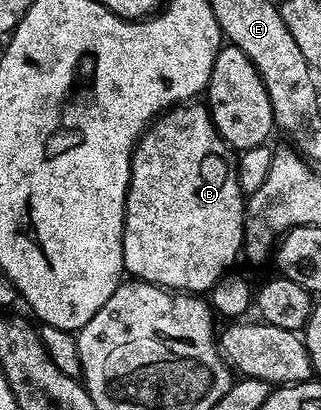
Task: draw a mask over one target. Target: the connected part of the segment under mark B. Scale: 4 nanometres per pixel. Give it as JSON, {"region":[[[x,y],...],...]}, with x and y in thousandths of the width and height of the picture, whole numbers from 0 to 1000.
{"region":[[[576,251],[545,259],[489,283],[486,293],[449,317],[424,366],[411,371],[411,424],[393,476],[386,507],[386,663],[402,678],[452,685],[470,695],[498,695],[511,705],[533,705],[601,720],[645,717],[679,690],[679,680],[726,654],[735,624],[751,624],[760,593],[760,532],[766,527],[766,480],[748,468],[735,393],[710,385],[717,366],[692,329],[667,310],[660,285],[645,263],[623,251]]]}

